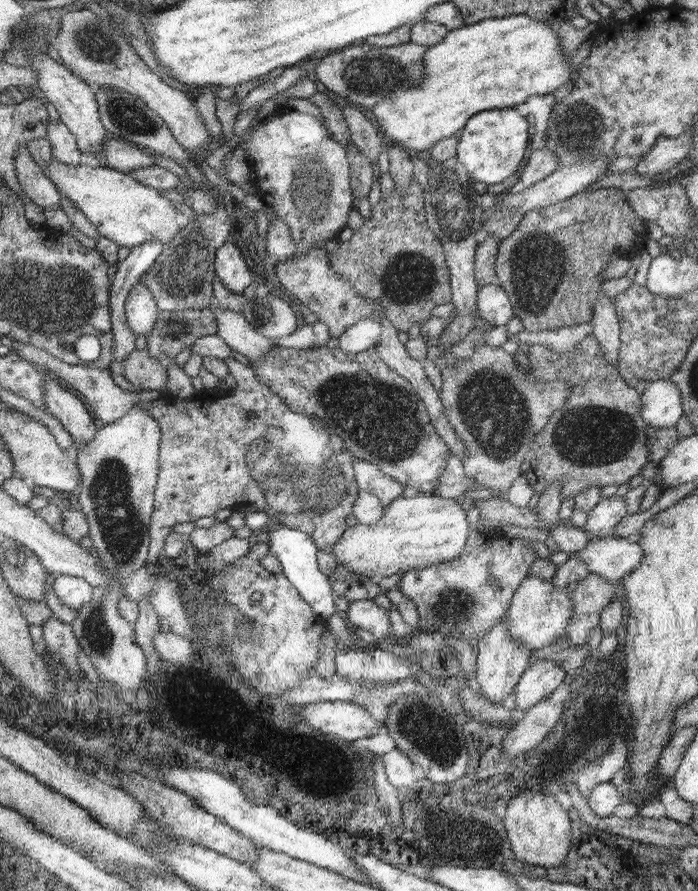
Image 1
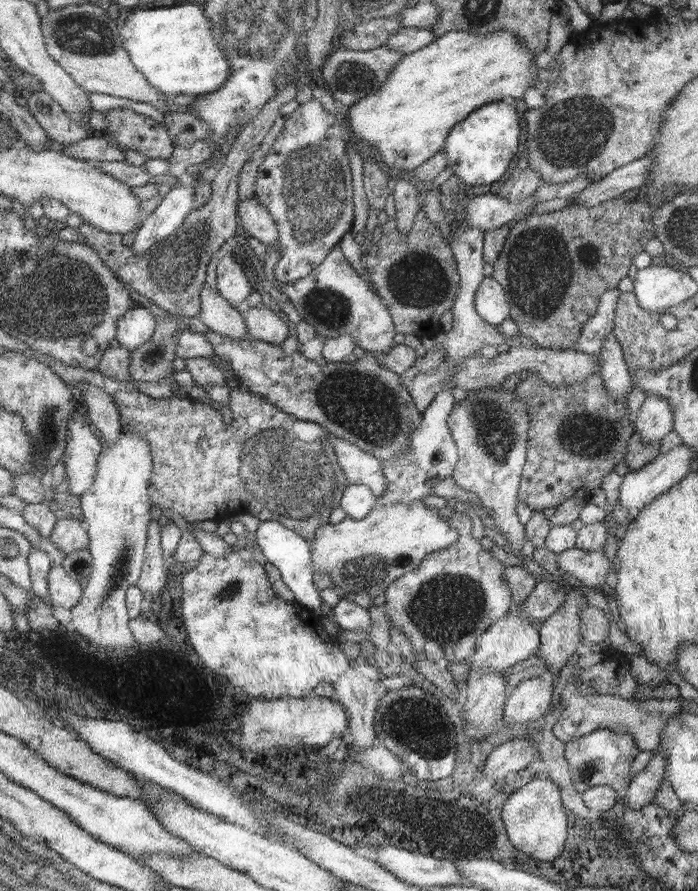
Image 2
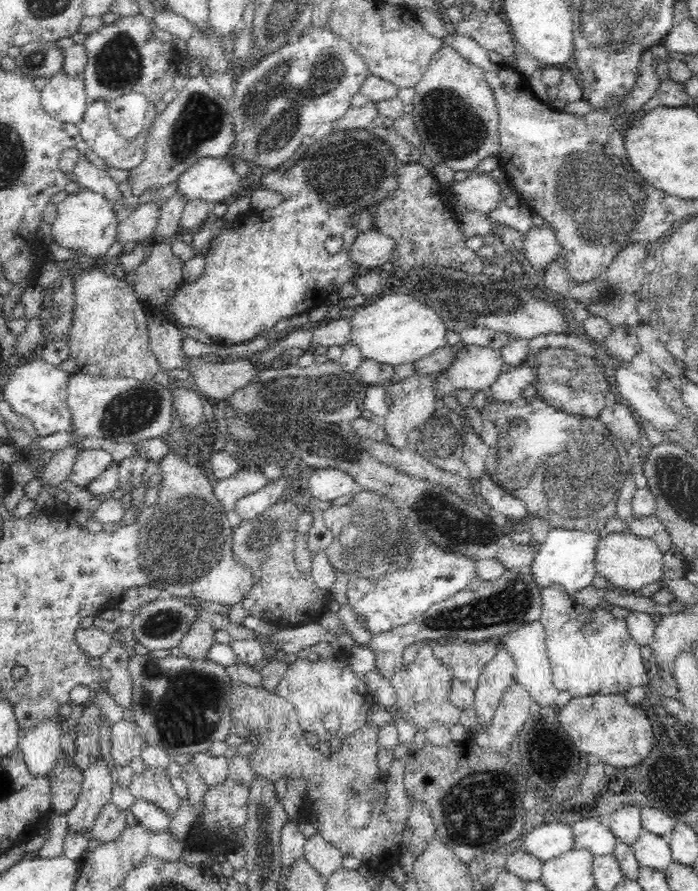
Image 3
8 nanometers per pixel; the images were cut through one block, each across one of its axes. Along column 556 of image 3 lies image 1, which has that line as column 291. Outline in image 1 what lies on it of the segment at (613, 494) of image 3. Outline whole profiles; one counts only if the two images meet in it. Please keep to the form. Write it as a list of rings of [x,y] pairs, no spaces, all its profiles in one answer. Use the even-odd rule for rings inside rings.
[[[242,364],[242,396],[234,396],[235,389],[228,393],[207,392],[197,395],[195,398],[178,398],[173,397],[171,400],[156,399],[153,401],[142,401],[140,405],[151,412],[151,416],[155,418],[161,425],[161,444],[160,444],[160,477],[157,479],[156,486],[156,510],[153,512],[152,523],[149,528],[149,565],[158,565],[163,559],[165,538],[172,532],[173,526],[184,522],[195,522],[204,517],[215,516],[218,510],[224,508],[231,509],[238,504],[247,506],[254,504],[258,511],[263,511],[270,518],[278,519],[280,525],[287,528],[298,529],[299,531],[309,533],[313,540],[320,548],[331,548],[348,526],[346,518],[350,514],[354,514],[353,504],[356,503],[358,495],[360,495],[360,486],[357,484],[356,470],[353,468],[353,457],[338,436],[332,434],[332,430],[326,426],[326,422],[314,414],[294,412],[289,405],[281,399],[270,387],[258,381],[258,374],[254,370],[250,370],[248,366]]]

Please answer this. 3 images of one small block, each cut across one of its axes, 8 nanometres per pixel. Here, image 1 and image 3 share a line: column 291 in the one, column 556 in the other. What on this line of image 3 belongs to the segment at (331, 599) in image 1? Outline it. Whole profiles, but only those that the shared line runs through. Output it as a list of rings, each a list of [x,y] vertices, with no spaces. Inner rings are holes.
[[[551,529],[547,534],[546,540],[536,547],[536,558],[534,558],[532,566],[530,566],[530,573],[532,573],[532,577],[534,577],[534,581],[536,581],[538,587],[542,588],[545,585],[558,583],[564,587],[564,591],[566,591],[571,598],[573,598],[573,594],[576,591],[585,589],[591,584],[592,579],[596,575],[596,548],[599,546],[600,539],[602,538],[602,530],[589,530],[586,532],[580,529]]]

